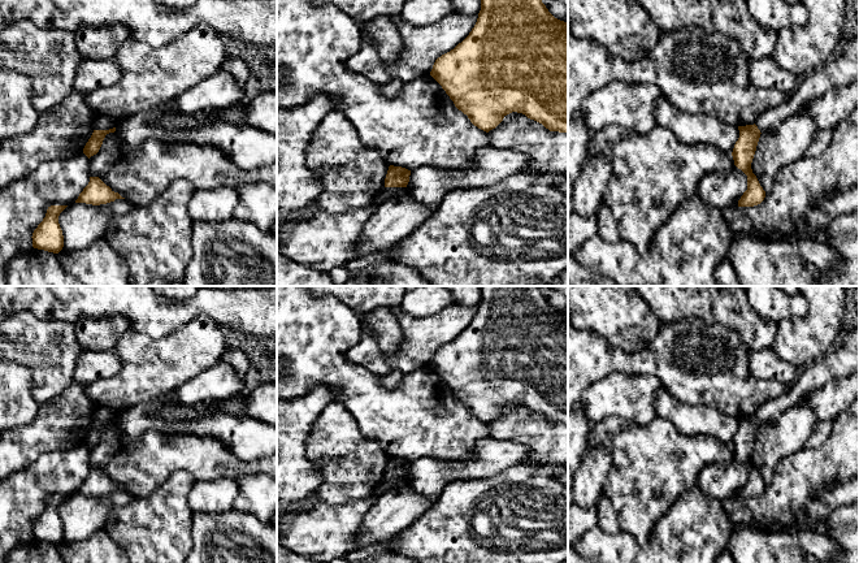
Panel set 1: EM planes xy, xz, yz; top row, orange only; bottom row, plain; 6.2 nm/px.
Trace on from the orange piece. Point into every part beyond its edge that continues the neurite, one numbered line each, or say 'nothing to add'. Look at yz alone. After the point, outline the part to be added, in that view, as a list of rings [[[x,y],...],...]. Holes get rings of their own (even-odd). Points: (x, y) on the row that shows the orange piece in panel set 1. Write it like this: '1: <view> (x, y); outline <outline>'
nothing to add

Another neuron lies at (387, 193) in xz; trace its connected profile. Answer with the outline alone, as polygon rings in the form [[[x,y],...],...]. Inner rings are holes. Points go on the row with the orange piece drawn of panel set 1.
[[[385,187],[376,198],[377,204],[385,203],[387,199],[396,196],[403,191],[403,187]]]

